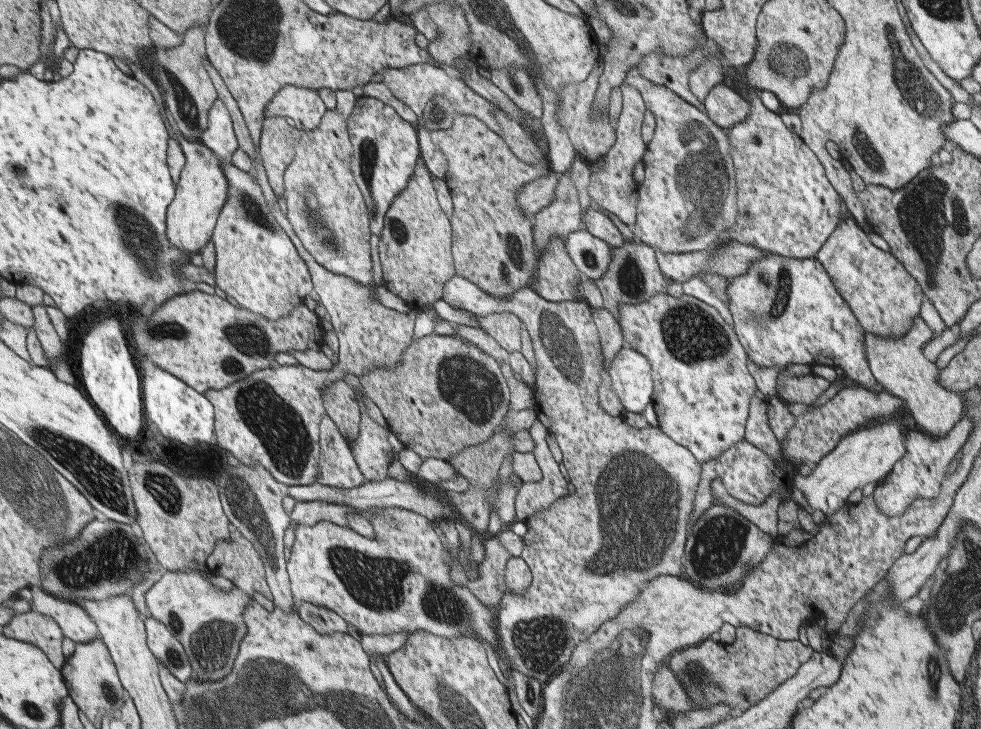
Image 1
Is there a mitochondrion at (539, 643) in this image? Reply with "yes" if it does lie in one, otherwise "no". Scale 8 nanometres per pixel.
yes

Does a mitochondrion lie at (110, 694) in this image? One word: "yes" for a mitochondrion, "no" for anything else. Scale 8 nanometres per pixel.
yes

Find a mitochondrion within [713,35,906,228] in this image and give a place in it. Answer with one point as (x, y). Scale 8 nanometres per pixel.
(789, 63)

